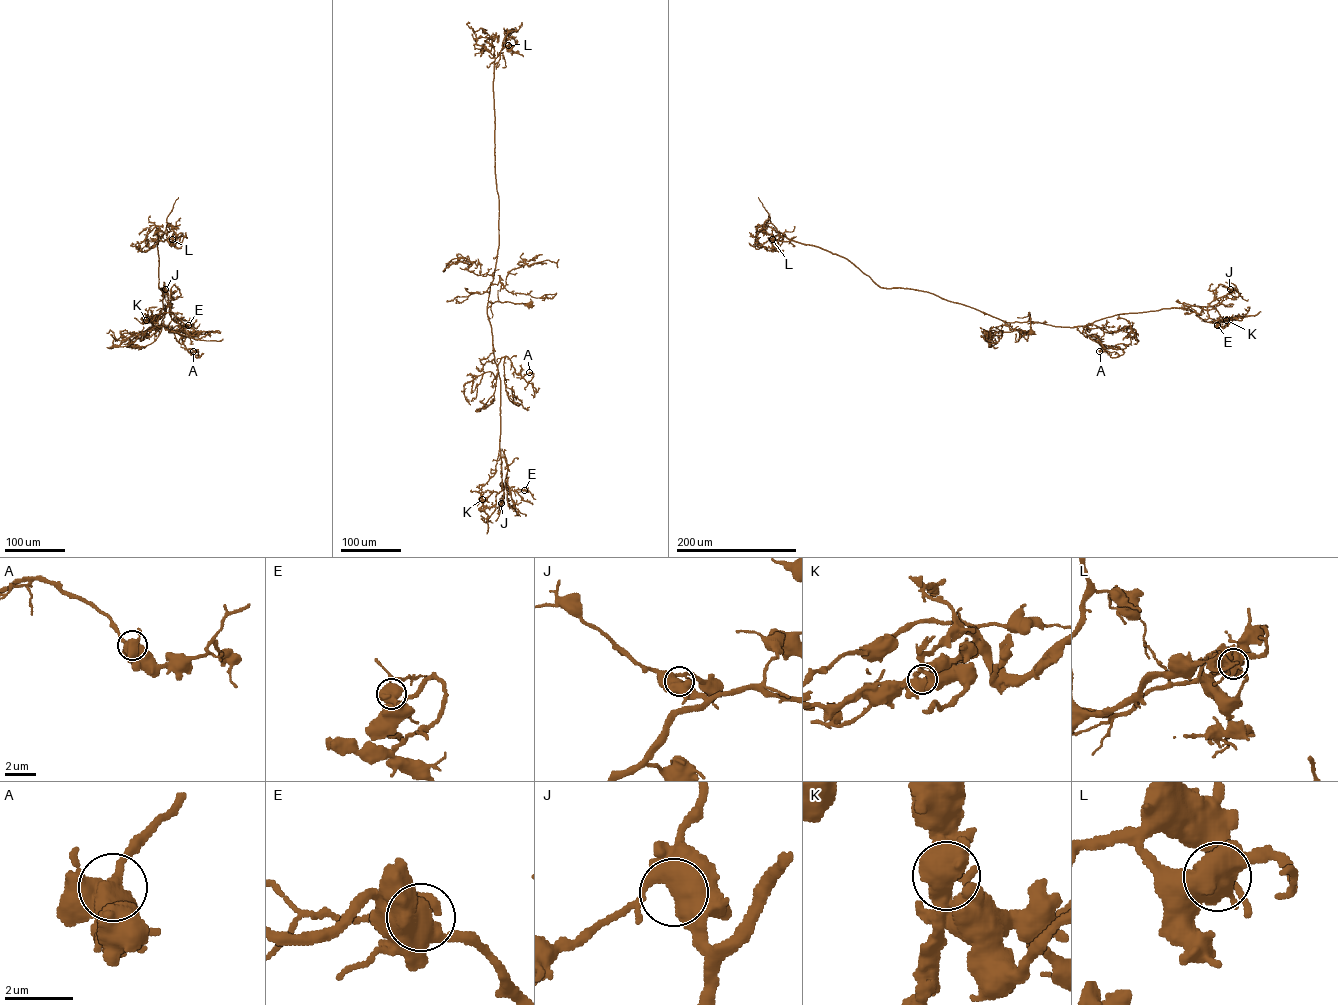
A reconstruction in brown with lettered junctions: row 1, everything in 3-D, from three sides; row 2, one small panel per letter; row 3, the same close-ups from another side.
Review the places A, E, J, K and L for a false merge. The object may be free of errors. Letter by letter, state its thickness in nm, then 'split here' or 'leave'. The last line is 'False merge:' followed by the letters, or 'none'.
A: 650 nm thick; leave
E: 650 nm thick; leave
J: 650 nm thick; leave
K: 650 nm thick; split here
L: 700 nm thick; leave
False merge: K

